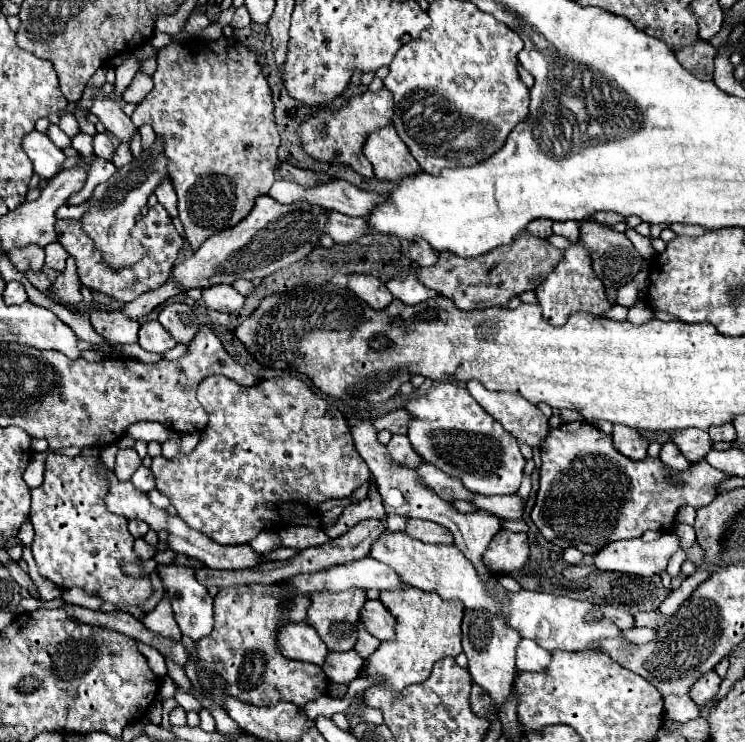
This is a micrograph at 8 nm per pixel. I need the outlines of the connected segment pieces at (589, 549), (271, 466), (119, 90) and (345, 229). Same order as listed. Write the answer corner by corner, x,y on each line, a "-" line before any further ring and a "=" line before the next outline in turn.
565,422
553,428
545,440
541,452
541,480
537,502
531,510
531,520
543,534
543,538
559,548
577,548
583,554
595,554
605,544
623,538
637,538
645,530
661,530
669,532
675,526
675,516
681,506
693,506
695,510
707,506
717,496
717,486
729,476
717,468
713,468
707,460
693,462
687,470
679,474
669,472
669,468
661,462
661,458
647,456
645,460
631,460
613,448
611,436
595,428
587,422
=
207,376
199,388
197,388
197,400
199,404
205,408
205,412
209,414
209,422
205,426
205,430
201,432
201,440
197,444
197,448
189,454
179,452
175,458
167,460
165,456
155,456
151,470
155,474
155,482
157,488
169,496
171,504
175,506
179,518
183,518
193,530
199,530
203,534
207,534
209,538
221,542
221,544
247,544
251,542
259,532
263,532
269,526
275,528
285,528
285,526
293,526
295,522
291,520
293,516
305,518
305,516
315,516
319,514
319,504
327,502
331,498
345,498
349,494
355,492
355,488
359,488
361,484
365,484
367,480
371,480
371,470
369,466
365,466
365,460
357,454
353,438
351,438
351,430
347,426
345,416
333,408
325,398
317,396
301,378
295,376
287,376
287,378
269,378
269,380
261,380
251,388
239,386
237,382
229,380
227,376
=
129,56
129,58
119,66
119,68
115,68
115,72
117,72
115,90
113,90
115,96
121,96
121,94
123,94
123,90
131,84
133,76
137,74
137,70
139,70
139,62
137,62
133,56
=
339,212
329,214
329,222
325,226
325,232
337,242
337,244
351,244
361,240
369,232
369,224
365,218
349,218

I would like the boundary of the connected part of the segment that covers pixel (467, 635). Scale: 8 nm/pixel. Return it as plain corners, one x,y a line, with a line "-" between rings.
465,610
463,616
463,652
469,660
469,674
475,684
479,684
483,690
489,692
491,698
495,698
497,706
487,716
491,722
497,716
497,708
505,698
509,696
513,678
515,678
515,648
519,644
521,636
515,628
507,626
507,622
489,612
489,610

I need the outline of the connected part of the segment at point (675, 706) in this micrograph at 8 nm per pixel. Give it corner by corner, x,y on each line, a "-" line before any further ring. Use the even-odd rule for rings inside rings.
669,696
665,698
665,716
677,722
689,722
699,716
699,708
693,706
689,696

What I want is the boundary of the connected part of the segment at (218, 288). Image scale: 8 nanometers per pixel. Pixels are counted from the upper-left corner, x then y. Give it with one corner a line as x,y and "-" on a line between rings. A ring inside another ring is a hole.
215,284
215,286
209,286
201,292
203,292
203,300
209,308
219,310
219,312
227,312
227,314
237,312
245,302
245,298
231,284

